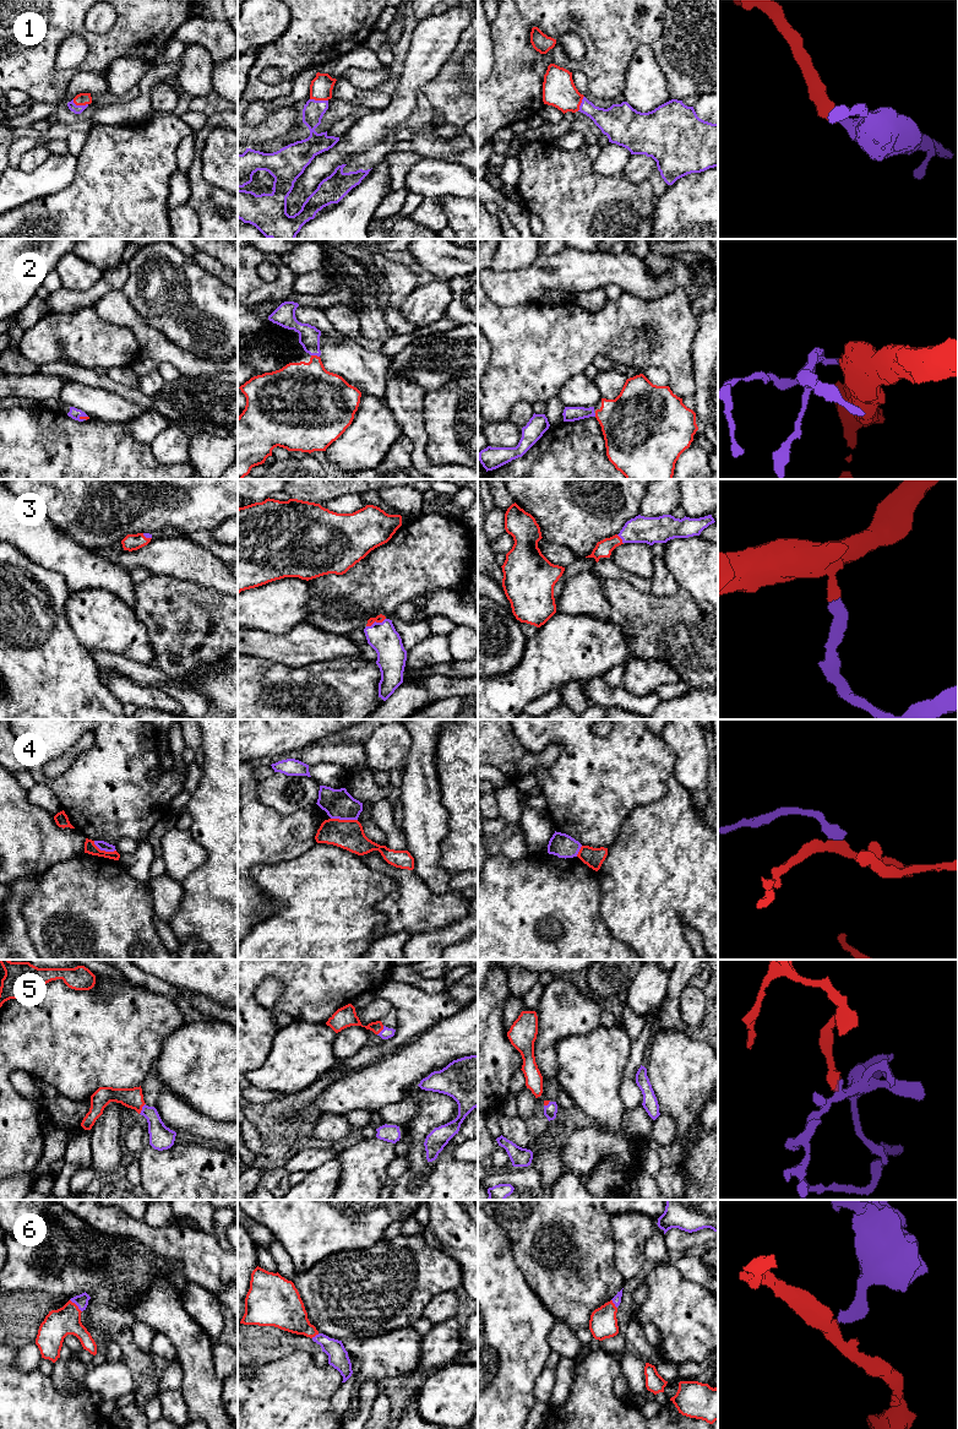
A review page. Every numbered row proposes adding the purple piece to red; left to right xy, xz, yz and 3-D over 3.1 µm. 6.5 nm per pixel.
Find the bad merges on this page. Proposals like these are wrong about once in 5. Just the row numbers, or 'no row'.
no row

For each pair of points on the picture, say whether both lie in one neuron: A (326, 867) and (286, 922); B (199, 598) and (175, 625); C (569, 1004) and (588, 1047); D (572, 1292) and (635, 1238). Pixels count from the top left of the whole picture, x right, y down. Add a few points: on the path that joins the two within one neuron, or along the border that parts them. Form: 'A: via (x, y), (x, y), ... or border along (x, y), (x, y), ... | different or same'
A: via (326, 880), (299, 908) | same
B: via (196, 604), (181, 619) | same
C: border along (599, 1025), (587, 1033), (561, 1038), (556, 1048) | different
D: border along (611, 1228), (614, 1265), (625, 1281) | different

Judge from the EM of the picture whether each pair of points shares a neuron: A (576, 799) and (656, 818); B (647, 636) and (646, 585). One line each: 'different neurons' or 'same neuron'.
A: different neurons
B: different neurons

